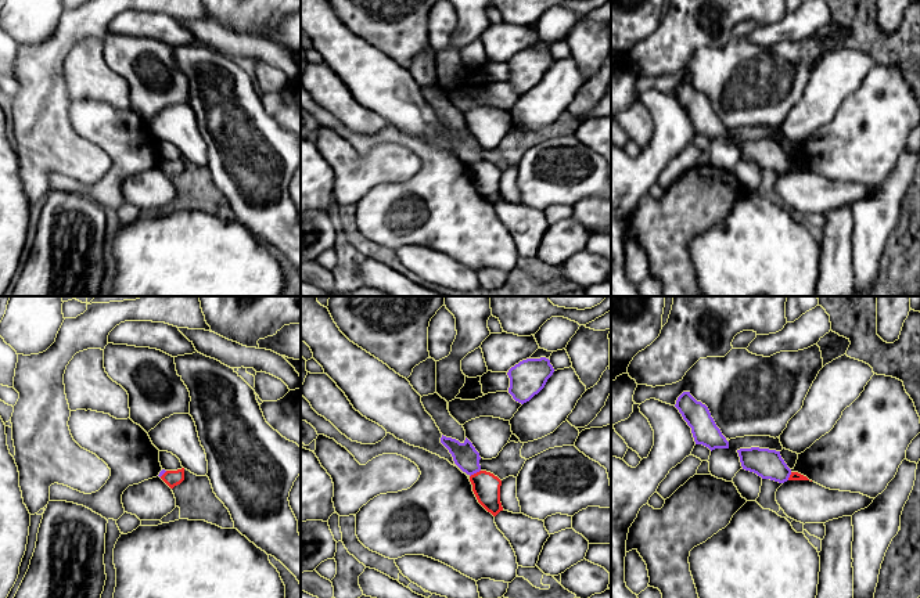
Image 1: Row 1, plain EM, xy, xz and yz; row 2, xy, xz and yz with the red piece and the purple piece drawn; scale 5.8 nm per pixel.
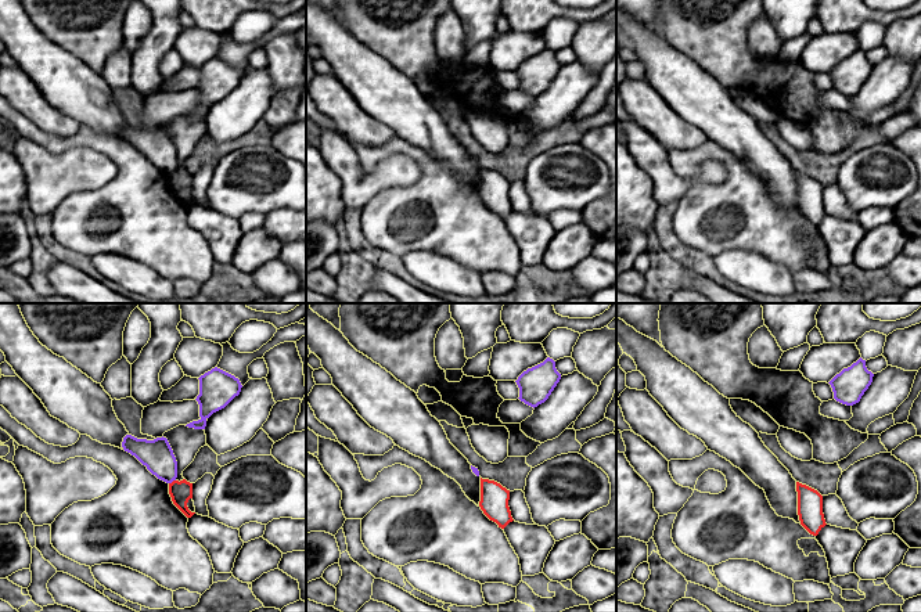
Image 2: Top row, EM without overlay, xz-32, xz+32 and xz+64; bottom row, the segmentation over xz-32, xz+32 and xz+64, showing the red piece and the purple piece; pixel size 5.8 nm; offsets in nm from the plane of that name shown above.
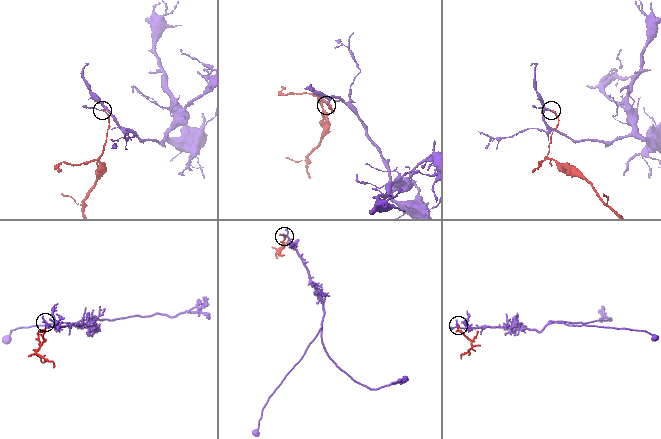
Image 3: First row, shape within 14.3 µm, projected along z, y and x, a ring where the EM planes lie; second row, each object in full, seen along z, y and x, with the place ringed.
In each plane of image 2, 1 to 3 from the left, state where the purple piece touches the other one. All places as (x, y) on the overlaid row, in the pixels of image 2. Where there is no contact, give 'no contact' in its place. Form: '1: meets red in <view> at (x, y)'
1: meets red in xz-32 at (173, 481)
2: no contact
3: no contact

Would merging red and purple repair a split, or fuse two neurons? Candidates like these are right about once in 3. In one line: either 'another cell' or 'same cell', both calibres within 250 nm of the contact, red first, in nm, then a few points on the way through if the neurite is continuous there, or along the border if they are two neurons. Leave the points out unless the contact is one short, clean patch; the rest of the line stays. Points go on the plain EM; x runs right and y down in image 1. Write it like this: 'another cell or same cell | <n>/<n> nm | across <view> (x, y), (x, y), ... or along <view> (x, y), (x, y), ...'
another cell | 160/150 nm | along xz (480, 159), (470, 166)

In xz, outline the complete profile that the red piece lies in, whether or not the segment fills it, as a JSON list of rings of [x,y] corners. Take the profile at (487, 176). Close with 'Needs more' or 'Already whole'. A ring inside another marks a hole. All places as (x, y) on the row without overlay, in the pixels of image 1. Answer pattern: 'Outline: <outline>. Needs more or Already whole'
Outline: [[[479,161],[470,166],[478,192],[493,206],[503,201],[500,192],[502,170],[490,162]]]. Already whole

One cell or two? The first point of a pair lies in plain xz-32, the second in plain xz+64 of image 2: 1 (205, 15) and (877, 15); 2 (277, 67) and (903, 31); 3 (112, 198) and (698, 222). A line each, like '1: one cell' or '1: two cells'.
1: one cell
2: one cell
3: one cell

